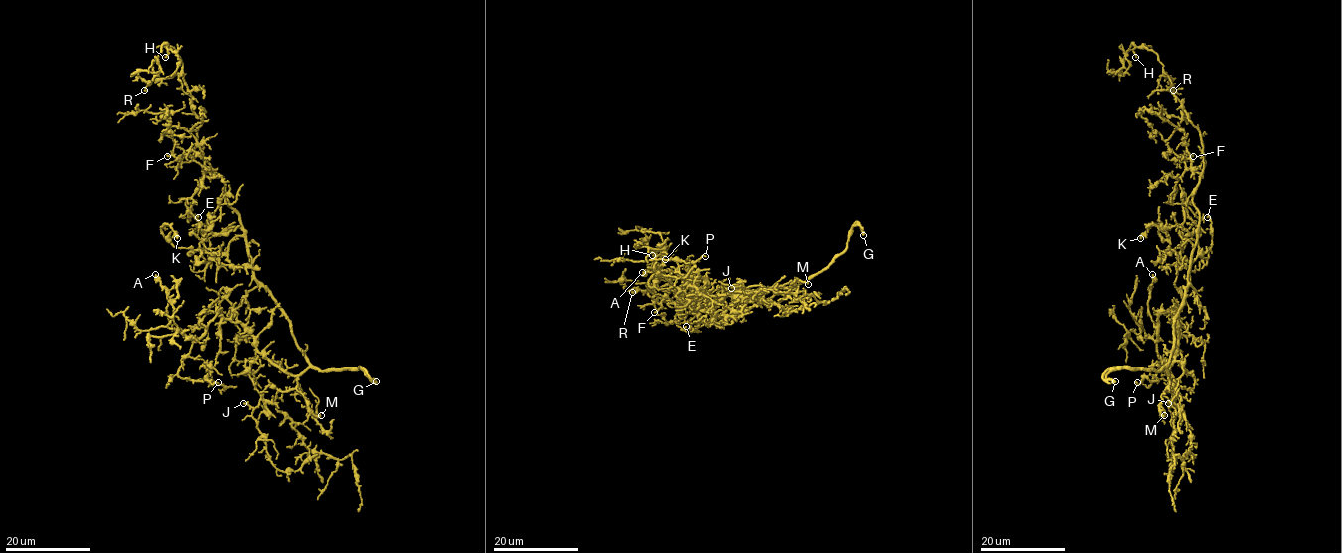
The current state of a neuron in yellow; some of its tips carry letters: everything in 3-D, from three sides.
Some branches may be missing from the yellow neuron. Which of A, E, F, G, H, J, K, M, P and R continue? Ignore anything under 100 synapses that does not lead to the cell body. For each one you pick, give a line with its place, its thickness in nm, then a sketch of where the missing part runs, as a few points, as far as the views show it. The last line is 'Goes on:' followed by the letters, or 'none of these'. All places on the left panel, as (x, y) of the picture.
G: (376, 381) | 280 nm | (376, 381), (384, 437), (378, 465), (388, 498), (368, 532)
J: (243, 403) | 200 nm | (243, 403), (237, 403), (222, 415), (212, 430), (211, 438), (227, 436), (232, 444), (227, 457)
Goes on: G, J

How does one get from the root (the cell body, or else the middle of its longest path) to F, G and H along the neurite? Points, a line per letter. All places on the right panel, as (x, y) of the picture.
F: (1185, 289), (1199, 223), (1192, 196), (1201, 176), (1188, 168), (1185, 160), (1178, 159), (1193, 156)
G: (1185, 289), (1184, 304), (1174, 320), (1171, 359), (1159, 371), (1112, 369), (1106, 375), (1106, 380), (1115, 381)
H: (1185, 289), (1199, 223), (1192, 196), (1203, 167), (1200, 132), (1174, 95), (1158, 55), (1135, 47), (1135, 57)

